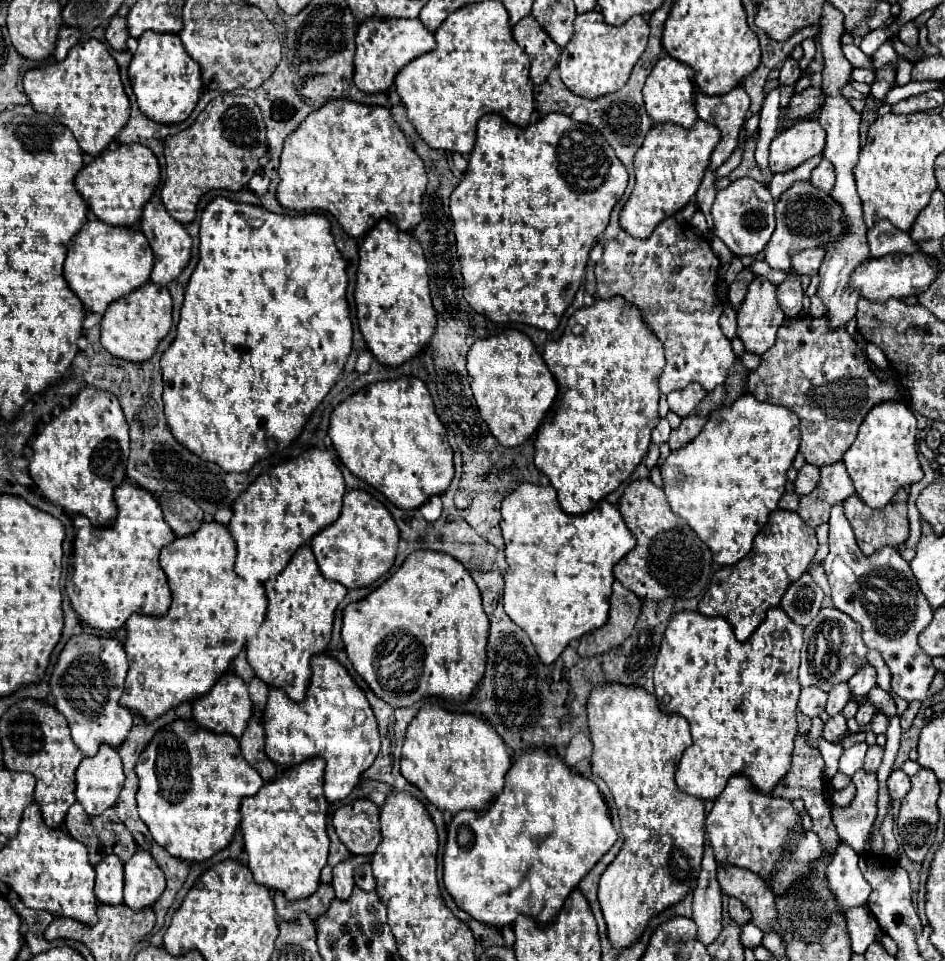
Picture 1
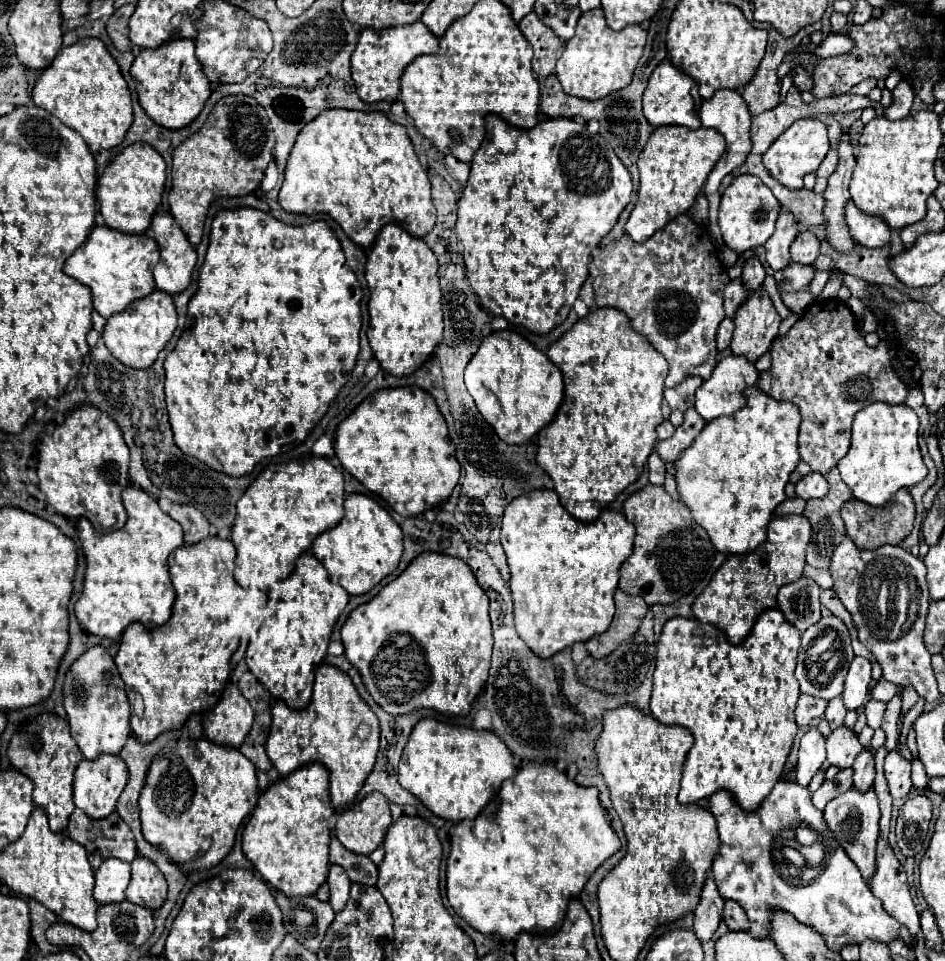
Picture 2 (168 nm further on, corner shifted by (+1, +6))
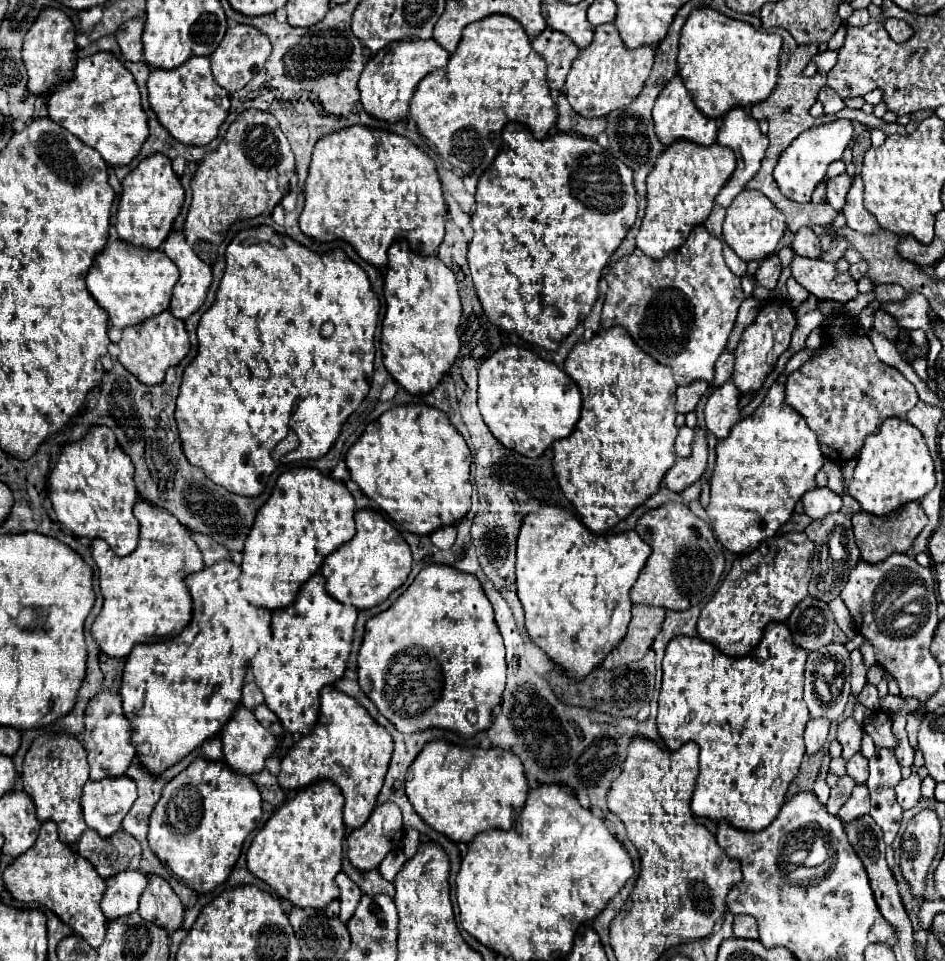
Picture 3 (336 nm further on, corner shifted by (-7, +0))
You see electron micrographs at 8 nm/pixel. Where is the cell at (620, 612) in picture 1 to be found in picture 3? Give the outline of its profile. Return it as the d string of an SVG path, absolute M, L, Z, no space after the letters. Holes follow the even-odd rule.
M633 605L633 617L623 641L603 659L603 669L613 669L619 665L627 665L639 661L651 643L655 641L655 633L659 633L659 625L663 623L665 609L663 607L647 607Z

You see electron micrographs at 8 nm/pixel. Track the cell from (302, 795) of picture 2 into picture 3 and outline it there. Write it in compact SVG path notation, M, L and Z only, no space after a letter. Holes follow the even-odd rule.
M315 781L299 789L295 797L285 801L255 835L247 851L249 871L293 905L325 909L339 897L335 875L341 871L343 859L343 803L341 789L331 781Z

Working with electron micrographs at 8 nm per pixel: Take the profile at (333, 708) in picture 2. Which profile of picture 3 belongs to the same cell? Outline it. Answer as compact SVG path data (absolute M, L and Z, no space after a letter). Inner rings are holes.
M329 685L321 691L321 717L317 725L307 735L301 735L301 739L287 751L281 761L281 771L277 779L279 785L287 791L301 789L319 779L333 781L345 797L345 825L355 829L363 825L363 821L375 809L375 799L383 785L391 753L391 735L365 711L361 703Z

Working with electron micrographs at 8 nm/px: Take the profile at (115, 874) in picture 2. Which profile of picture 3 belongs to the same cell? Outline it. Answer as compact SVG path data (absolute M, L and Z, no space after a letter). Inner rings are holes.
M121 871L107 879L107 889L101 901L105 917L111 921L115 917L125 917L137 911L139 897L147 887L147 875L141 871Z

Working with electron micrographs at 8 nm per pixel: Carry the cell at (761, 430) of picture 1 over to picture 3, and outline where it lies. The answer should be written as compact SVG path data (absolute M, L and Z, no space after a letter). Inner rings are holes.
M773 385L763 403L745 419L741 419L725 439L719 439L715 445L715 467L709 477L711 499L707 515L711 519L713 531L725 549L731 553L747 553L757 549L765 539L771 539L777 529L791 517L795 503L801 495L815 485L815 475L823 467L825 457L819 451L817 435L809 429L807 421L789 405L785 405L783 385Z

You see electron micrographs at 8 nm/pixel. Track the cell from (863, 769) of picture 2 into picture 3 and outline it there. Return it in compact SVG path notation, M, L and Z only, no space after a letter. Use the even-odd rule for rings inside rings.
M855 785L853 795L849 797L849 801L843 805L843 811L839 811L839 819L841 821L851 821L857 819L861 815L865 815L869 811L869 793L867 793L867 785Z

